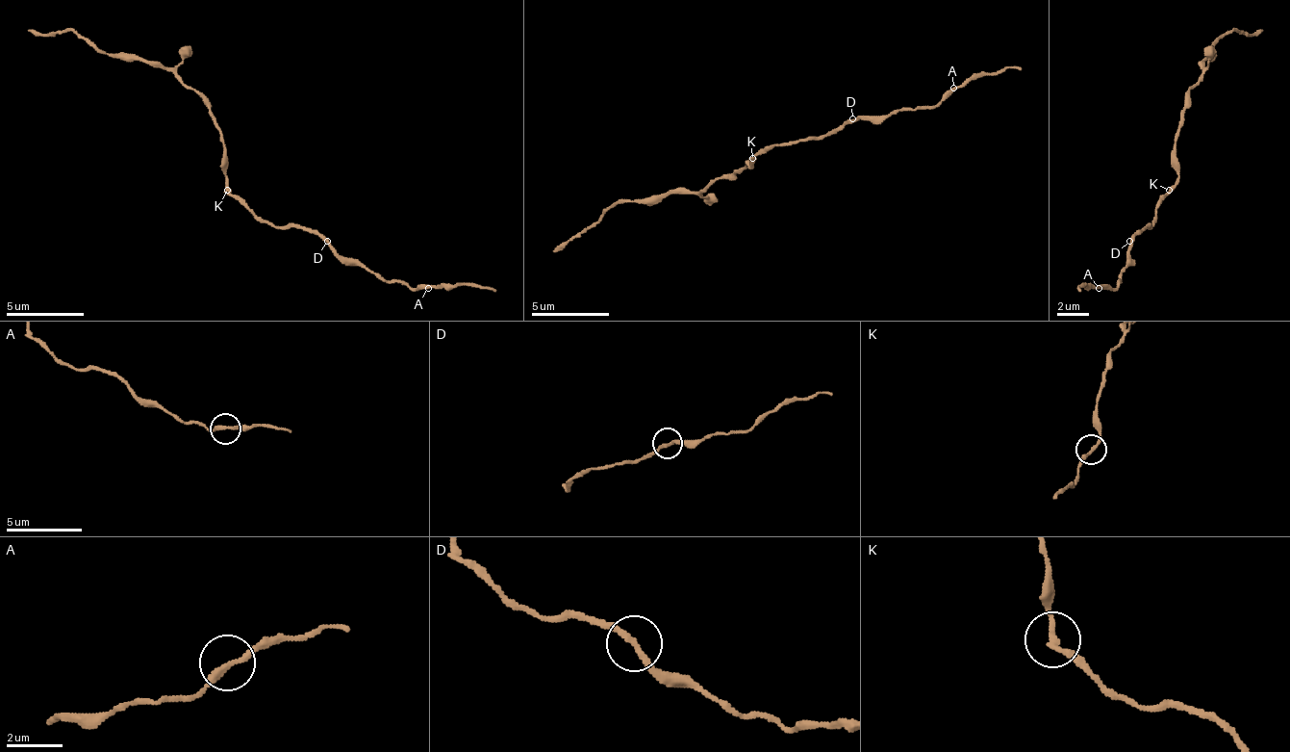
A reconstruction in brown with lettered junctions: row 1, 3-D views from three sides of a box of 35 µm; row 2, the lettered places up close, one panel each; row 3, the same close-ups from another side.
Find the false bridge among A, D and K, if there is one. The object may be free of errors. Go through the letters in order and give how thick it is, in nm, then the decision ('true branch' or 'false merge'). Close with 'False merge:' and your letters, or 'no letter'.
A: 240 nm thick; true branch
D: 200 nm thick; true branch
K: 200 nm thick; true branch
False merge: no letter

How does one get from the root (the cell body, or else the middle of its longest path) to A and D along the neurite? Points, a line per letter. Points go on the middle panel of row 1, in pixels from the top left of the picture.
A: (755, 157), (802, 138), (825, 138), (856, 118), (934, 107), (953, 88)
D: (755, 157), (774, 145), (787, 145), (802, 138), (837, 134), (852, 118)

